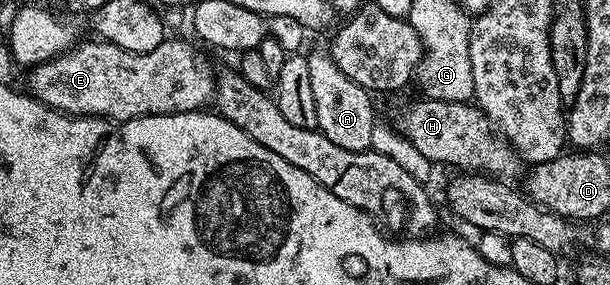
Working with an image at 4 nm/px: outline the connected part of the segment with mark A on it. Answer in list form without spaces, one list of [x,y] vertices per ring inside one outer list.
[[[324,52],[308,54],[311,67],[311,92],[315,95],[315,111],[317,112],[317,129],[324,137],[331,139],[335,147],[343,147],[347,151],[372,150],[373,145],[373,101],[370,90],[353,82],[336,66],[329,55]]]

